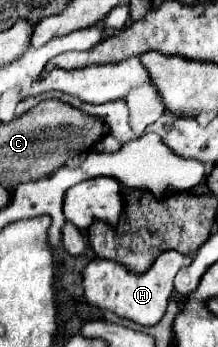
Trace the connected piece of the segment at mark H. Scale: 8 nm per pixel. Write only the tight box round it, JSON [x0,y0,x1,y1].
[83,250,193,326]

